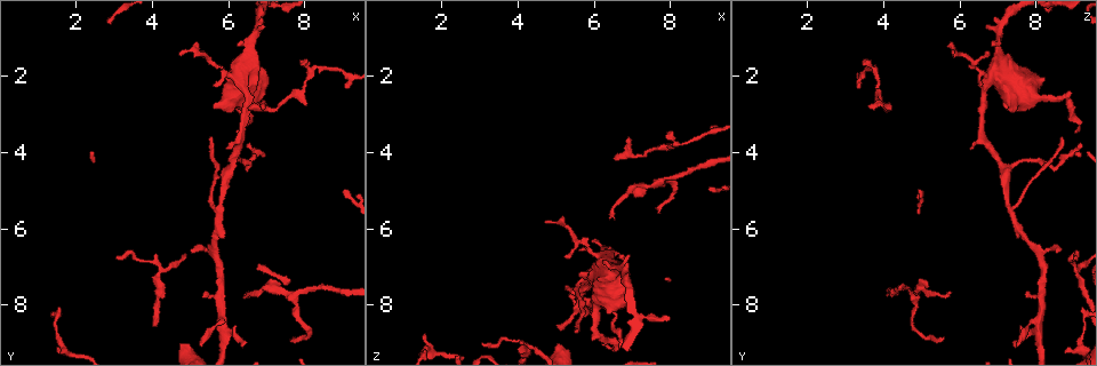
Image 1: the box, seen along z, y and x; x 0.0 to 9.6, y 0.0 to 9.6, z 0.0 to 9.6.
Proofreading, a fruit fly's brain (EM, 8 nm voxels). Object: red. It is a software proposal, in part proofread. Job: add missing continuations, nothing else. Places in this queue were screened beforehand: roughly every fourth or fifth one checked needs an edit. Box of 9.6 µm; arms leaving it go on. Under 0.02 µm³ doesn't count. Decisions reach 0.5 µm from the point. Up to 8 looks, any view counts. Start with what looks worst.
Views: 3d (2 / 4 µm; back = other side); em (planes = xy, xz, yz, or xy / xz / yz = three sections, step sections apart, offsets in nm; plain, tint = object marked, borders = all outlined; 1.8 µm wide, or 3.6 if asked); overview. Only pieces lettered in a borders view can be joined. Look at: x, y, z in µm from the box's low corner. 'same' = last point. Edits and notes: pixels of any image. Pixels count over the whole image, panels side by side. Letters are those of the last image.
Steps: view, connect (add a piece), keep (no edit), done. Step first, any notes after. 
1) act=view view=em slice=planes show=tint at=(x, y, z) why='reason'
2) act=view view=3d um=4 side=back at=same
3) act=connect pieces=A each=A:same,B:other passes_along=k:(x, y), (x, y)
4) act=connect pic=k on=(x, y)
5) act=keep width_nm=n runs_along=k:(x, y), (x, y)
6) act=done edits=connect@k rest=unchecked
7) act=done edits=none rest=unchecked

act=view view=3d um=2 at=(5.45, 3.60, 8.70) why='thin end'

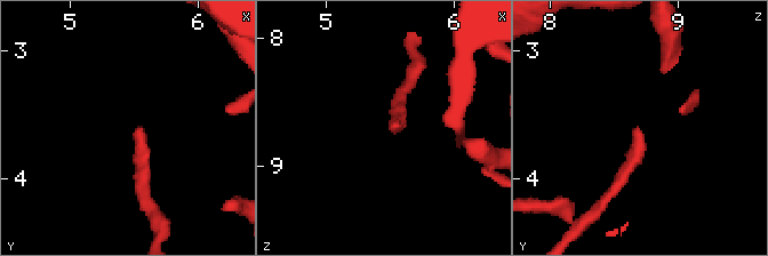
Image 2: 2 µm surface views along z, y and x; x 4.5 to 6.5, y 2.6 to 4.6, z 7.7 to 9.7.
act=view view=em slice=xz step=4 show=tint at=(5.52, 3.64, 8.72) why='need the tissue'

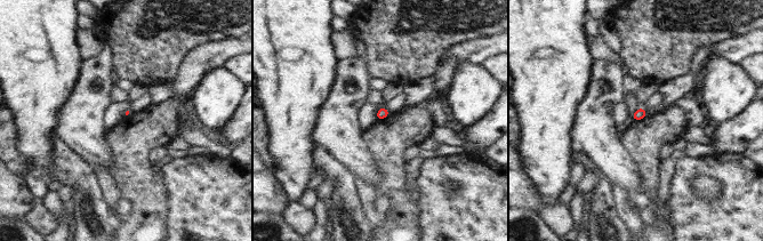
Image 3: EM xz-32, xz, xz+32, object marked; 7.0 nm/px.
act=view view=em slice=planes show=borders at=same

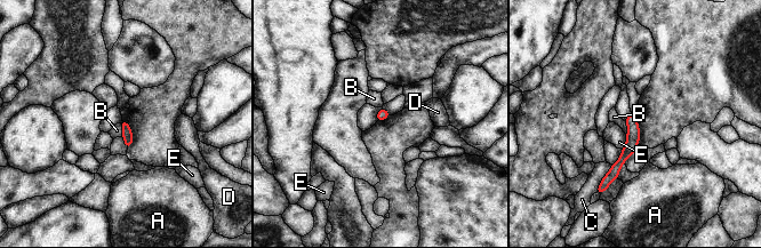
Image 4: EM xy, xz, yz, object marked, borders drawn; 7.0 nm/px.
act=keep each=A:other,B:other,C:other,D:other,E:other border=4:(120, 122), (122, 136) found='no lettered piece goes on from it'

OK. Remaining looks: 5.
act=view view=em slice=planes show=borders at=(4.75, 1.45, 5.80) why='thin end'

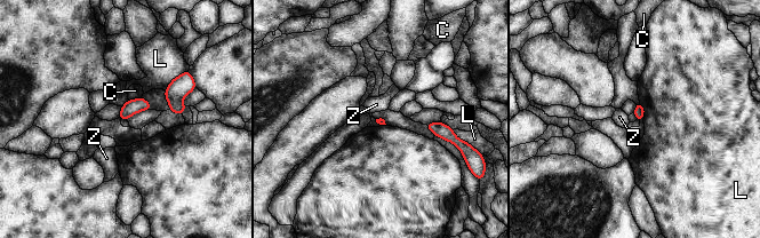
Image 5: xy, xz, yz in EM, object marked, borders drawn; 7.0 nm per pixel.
act=keep longest_contact=L:220nm each=C:other,L:other,Z:other found='none of them fits'

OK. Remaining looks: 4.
act=view view=em slice=xz step=4 show=borders at=(6.40, 7.70, 5.75) why='tapers out'

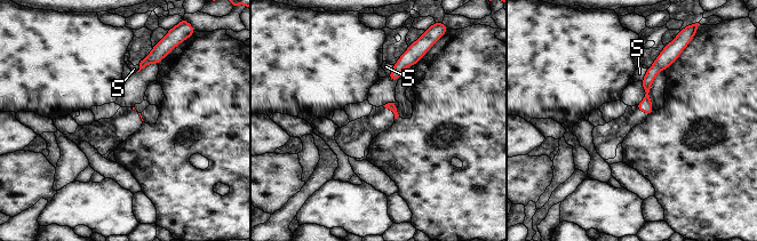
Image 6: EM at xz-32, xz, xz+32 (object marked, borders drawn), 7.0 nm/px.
act=keep longest_contact=S:100nm each=S:other runs_along=6:(668, 59), (651, 73), (640, 107) found='no lettered piece goes on from it'

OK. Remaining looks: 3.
act=view view=3d um=2 side=back at=(8.00, 1.65, 3.45) why='thin end'

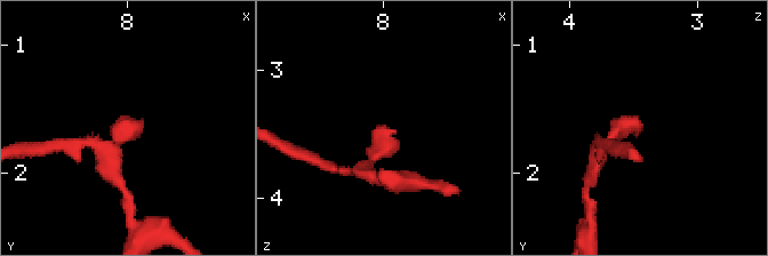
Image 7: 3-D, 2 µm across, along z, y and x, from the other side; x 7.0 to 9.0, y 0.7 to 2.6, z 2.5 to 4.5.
act=view view=em slice=yz step=16 show=borders at=(8.04, 1.68, 3.44)

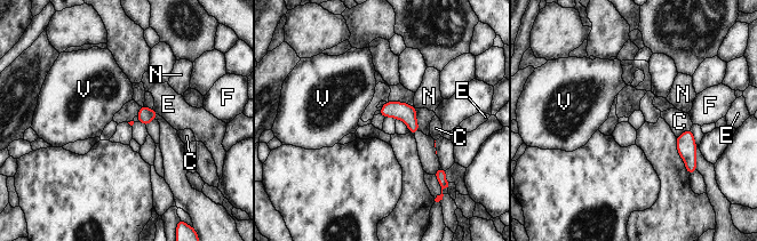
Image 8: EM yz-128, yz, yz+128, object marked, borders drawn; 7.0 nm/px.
act=view view=em slice=planes show=borders at=same why='another direction'

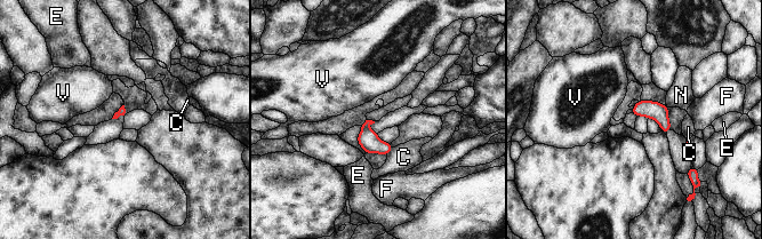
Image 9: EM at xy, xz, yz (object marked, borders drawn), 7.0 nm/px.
act=keep each=C:other,E:other,F:other,N:other,V:other border=9:(393, 148), (386, 154) found='none of them fits'

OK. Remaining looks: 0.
act=done edits=none rest=unchecked

